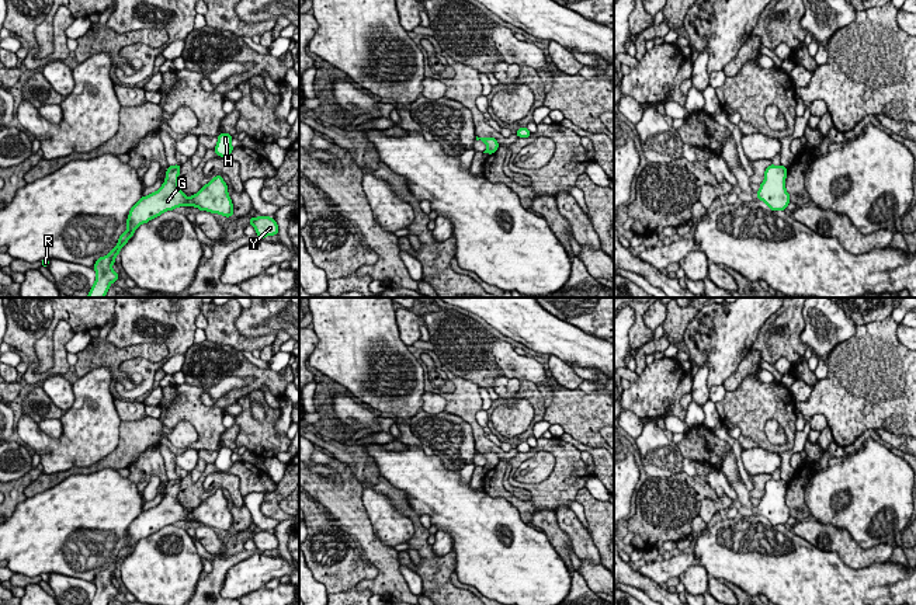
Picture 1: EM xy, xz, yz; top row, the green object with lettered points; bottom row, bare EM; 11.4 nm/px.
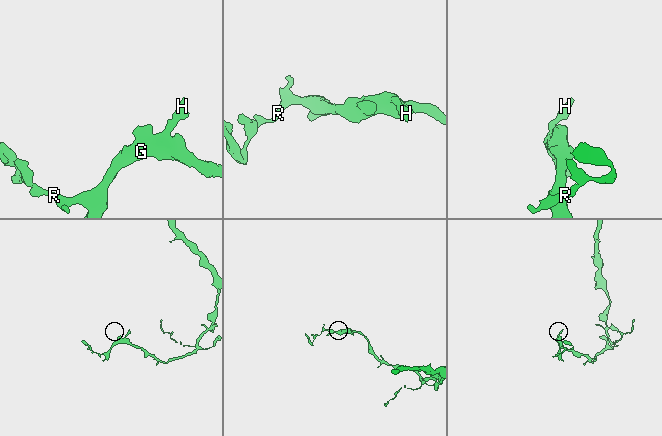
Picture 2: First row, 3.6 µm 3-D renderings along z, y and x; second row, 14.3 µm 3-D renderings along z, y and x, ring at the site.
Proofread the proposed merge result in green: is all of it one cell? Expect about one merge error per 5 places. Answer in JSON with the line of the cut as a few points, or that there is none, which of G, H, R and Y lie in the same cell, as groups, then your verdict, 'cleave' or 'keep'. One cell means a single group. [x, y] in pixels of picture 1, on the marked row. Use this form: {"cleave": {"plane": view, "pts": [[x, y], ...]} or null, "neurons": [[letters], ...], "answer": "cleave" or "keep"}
{"cleave": null, "neurons": [["G", "H", "R", "Y"]], "answer": "keep"}

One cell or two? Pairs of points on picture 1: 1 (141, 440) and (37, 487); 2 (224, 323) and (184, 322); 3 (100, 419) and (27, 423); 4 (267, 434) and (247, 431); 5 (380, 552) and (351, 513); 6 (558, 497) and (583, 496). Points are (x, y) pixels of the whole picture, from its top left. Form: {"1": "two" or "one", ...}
{"1": "one", "2": "two", "3": "one", "4": "one", "5": "one", "6": "two"}

